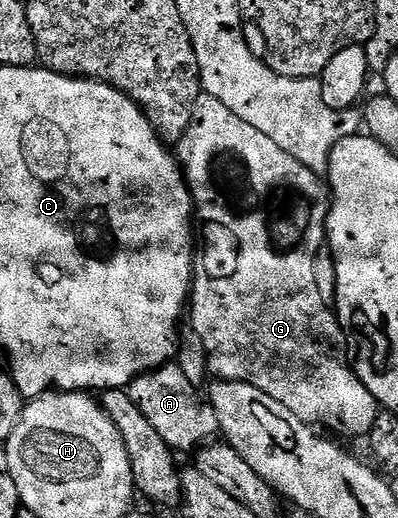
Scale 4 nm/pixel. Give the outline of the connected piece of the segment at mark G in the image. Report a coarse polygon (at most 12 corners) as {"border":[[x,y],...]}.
{"border":[[209,96],[176,156],[219,379],[365,439],[330,187]]}

